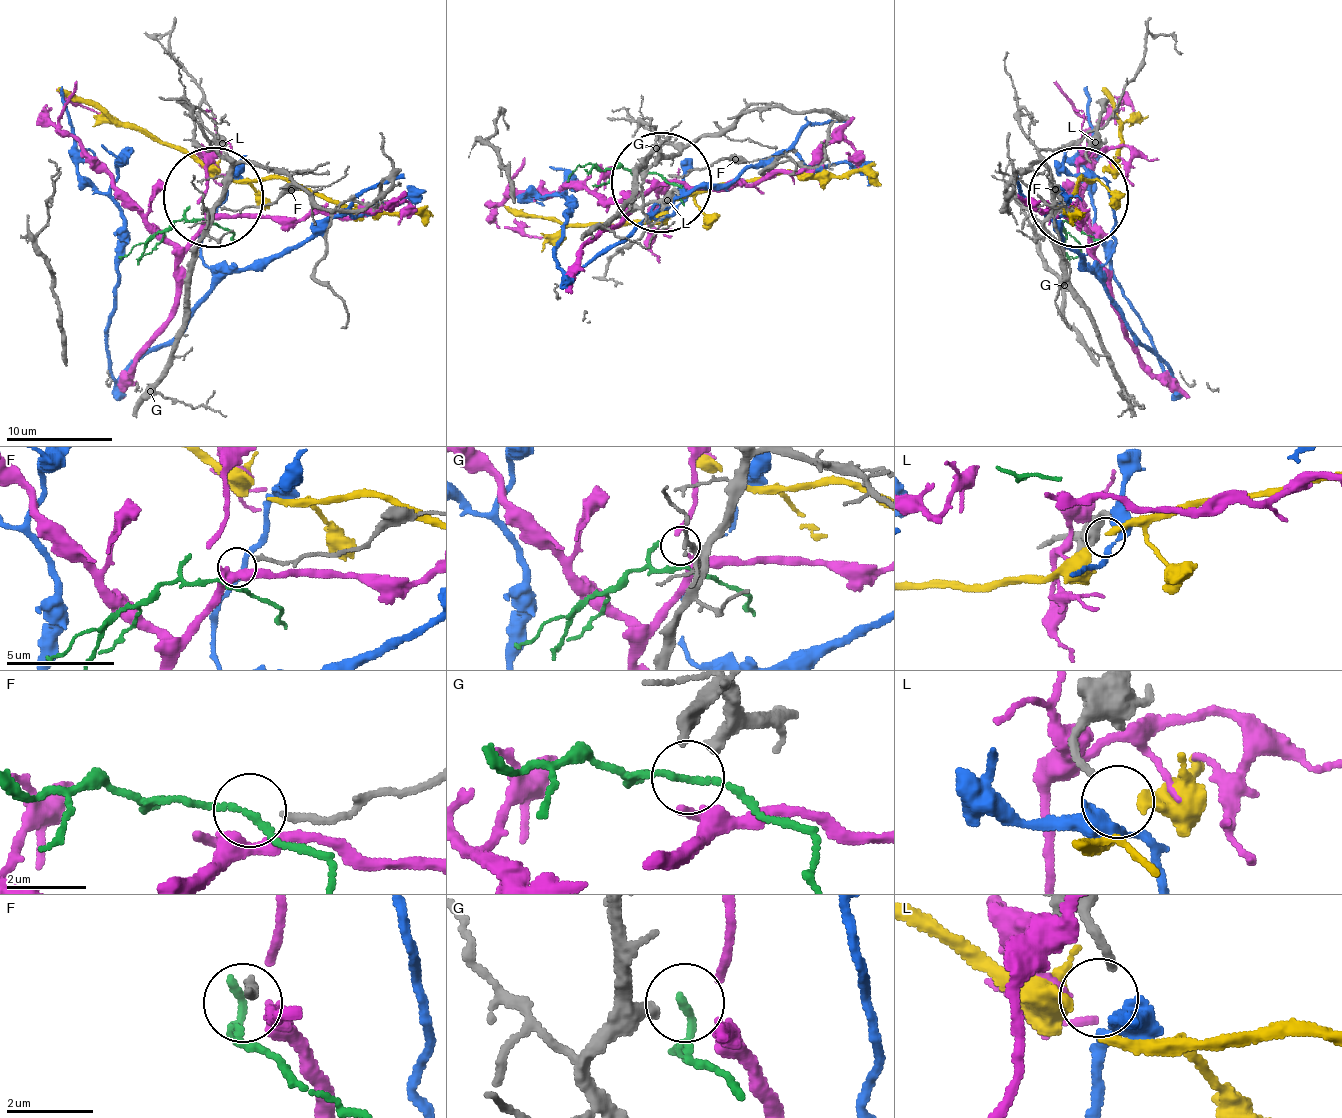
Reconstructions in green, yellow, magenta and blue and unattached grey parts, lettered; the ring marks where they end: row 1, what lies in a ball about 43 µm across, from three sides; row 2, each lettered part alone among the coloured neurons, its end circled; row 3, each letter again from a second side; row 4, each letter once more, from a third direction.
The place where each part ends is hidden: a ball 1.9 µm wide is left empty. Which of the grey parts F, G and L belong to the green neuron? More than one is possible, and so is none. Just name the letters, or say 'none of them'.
G

